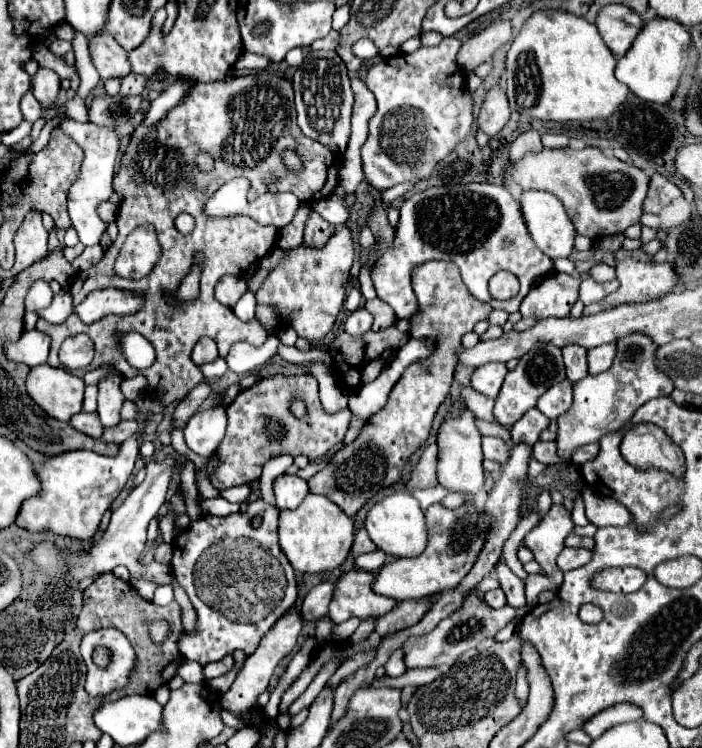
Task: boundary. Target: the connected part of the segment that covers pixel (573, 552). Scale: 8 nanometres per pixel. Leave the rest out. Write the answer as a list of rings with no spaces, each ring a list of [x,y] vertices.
[[[564,548],[562,554],[558,556],[558,566],[560,570],[568,572],[568,570],[588,564],[592,556],[594,556],[594,550],[588,550],[588,548]]]

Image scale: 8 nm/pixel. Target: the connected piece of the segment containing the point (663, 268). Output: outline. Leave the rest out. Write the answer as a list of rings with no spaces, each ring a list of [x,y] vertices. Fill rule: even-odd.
[[[622,260],[616,264],[616,276],[620,286],[616,292],[608,294],[604,300],[584,306],[584,314],[602,312],[608,306],[620,306],[624,302],[648,302],[656,300],[668,292],[676,290],[678,276],[670,262],[654,264],[654,262],[638,262],[638,260]]]

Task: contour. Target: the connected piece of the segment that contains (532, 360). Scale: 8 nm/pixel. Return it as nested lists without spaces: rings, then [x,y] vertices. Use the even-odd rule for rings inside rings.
[[[538,344],[536,348],[532,348],[528,354],[524,354],[518,362],[518,366],[508,372],[502,390],[496,398],[496,406],[494,406],[494,416],[502,426],[512,426],[514,422],[518,422],[528,410],[536,406],[536,400],[552,386],[558,384],[566,378],[566,366],[562,362],[562,352],[560,348],[552,346],[552,344]]]

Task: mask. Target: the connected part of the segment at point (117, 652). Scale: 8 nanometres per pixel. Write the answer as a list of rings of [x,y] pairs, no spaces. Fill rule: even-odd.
[[[104,628],[88,632],[80,642],[80,652],[86,662],[86,692],[90,696],[104,696],[112,690],[126,686],[128,674],[134,666],[134,648],[126,636],[116,628]],[[96,646],[106,646],[112,650],[112,662],[108,668],[98,668],[92,662],[92,650]]]

